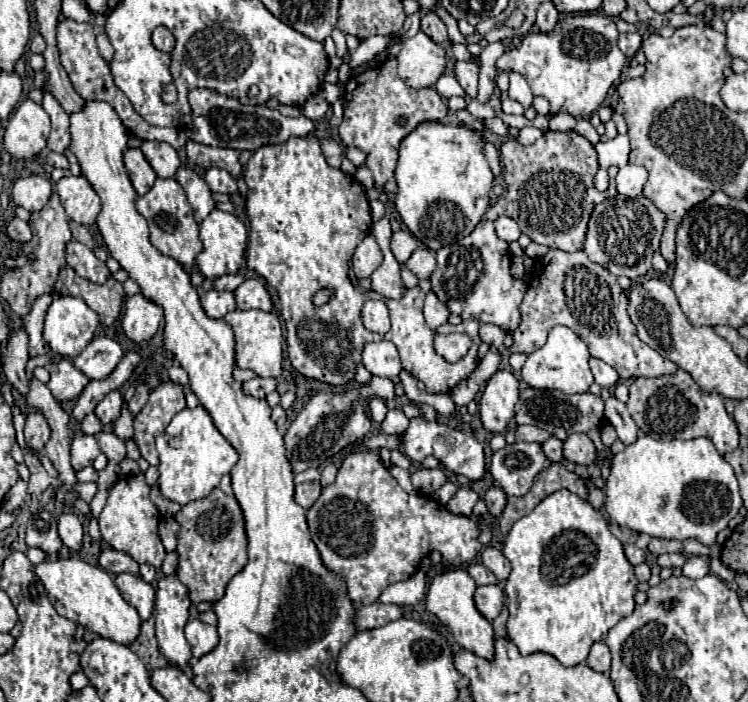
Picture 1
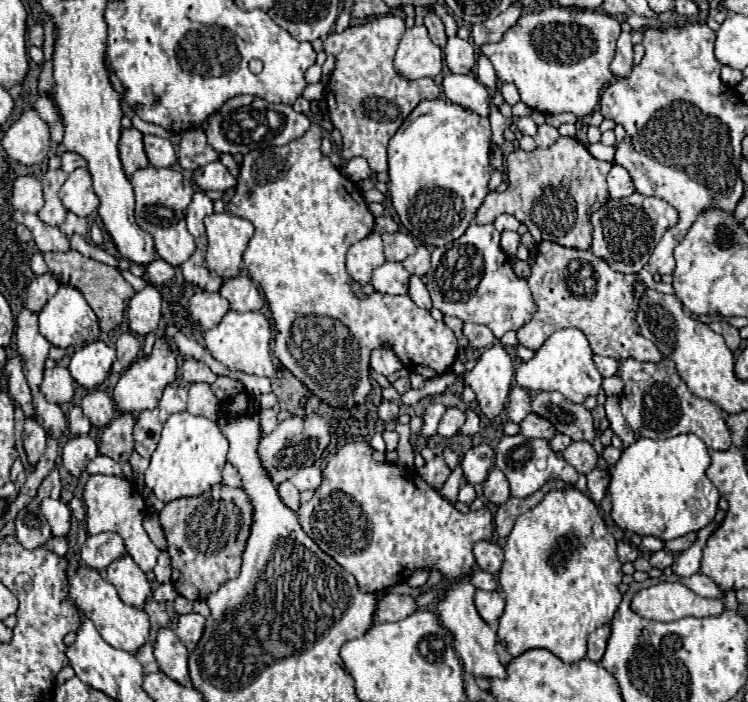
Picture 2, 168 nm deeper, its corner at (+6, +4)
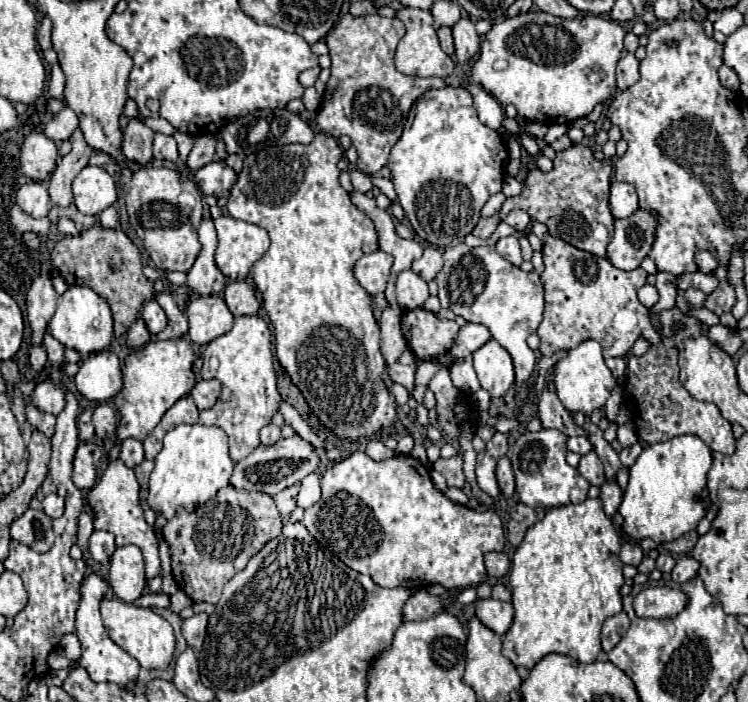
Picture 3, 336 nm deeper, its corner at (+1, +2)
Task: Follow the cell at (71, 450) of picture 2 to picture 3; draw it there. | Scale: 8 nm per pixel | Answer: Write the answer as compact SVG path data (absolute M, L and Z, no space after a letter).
M81 442L73 460L73 482L81 490L89 490L97 480L97 466L101 462L101 448L95 442Z

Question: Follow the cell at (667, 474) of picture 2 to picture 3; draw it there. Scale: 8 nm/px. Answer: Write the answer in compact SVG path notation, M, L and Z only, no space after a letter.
M685 434L645 446L629 468L629 484L619 506L619 514L625 518L623 530L637 540L651 538L657 544L677 540L695 530L711 506L705 480L709 468L711 450L697 436Z

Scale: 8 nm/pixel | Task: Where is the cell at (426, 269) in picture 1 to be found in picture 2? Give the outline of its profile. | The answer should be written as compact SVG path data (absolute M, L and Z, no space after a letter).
M418 246L416 252L412 256L408 256L402 264L410 274L416 274L416 276L422 278L430 270L430 252L428 252L428 248Z

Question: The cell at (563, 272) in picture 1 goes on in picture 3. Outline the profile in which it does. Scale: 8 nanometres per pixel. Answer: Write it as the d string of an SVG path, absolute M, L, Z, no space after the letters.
M549 234L543 236L543 262L545 316L537 328L537 336L541 338L539 352L543 356L569 350L589 338L601 344L605 358L625 358L639 338L645 338L649 344L661 342L649 320L649 310L637 298L637 290L647 284L647 272L643 268L631 272L619 270L607 258L597 258Z

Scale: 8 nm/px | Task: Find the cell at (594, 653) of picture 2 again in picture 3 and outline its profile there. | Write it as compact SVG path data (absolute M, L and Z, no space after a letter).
M619 612L611 618L607 618L603 628L601 628L601 648L603 648L603 652L609 652L621 640L621 636L627 632L627 628L629 628L629 618L627 618L625 612Z

